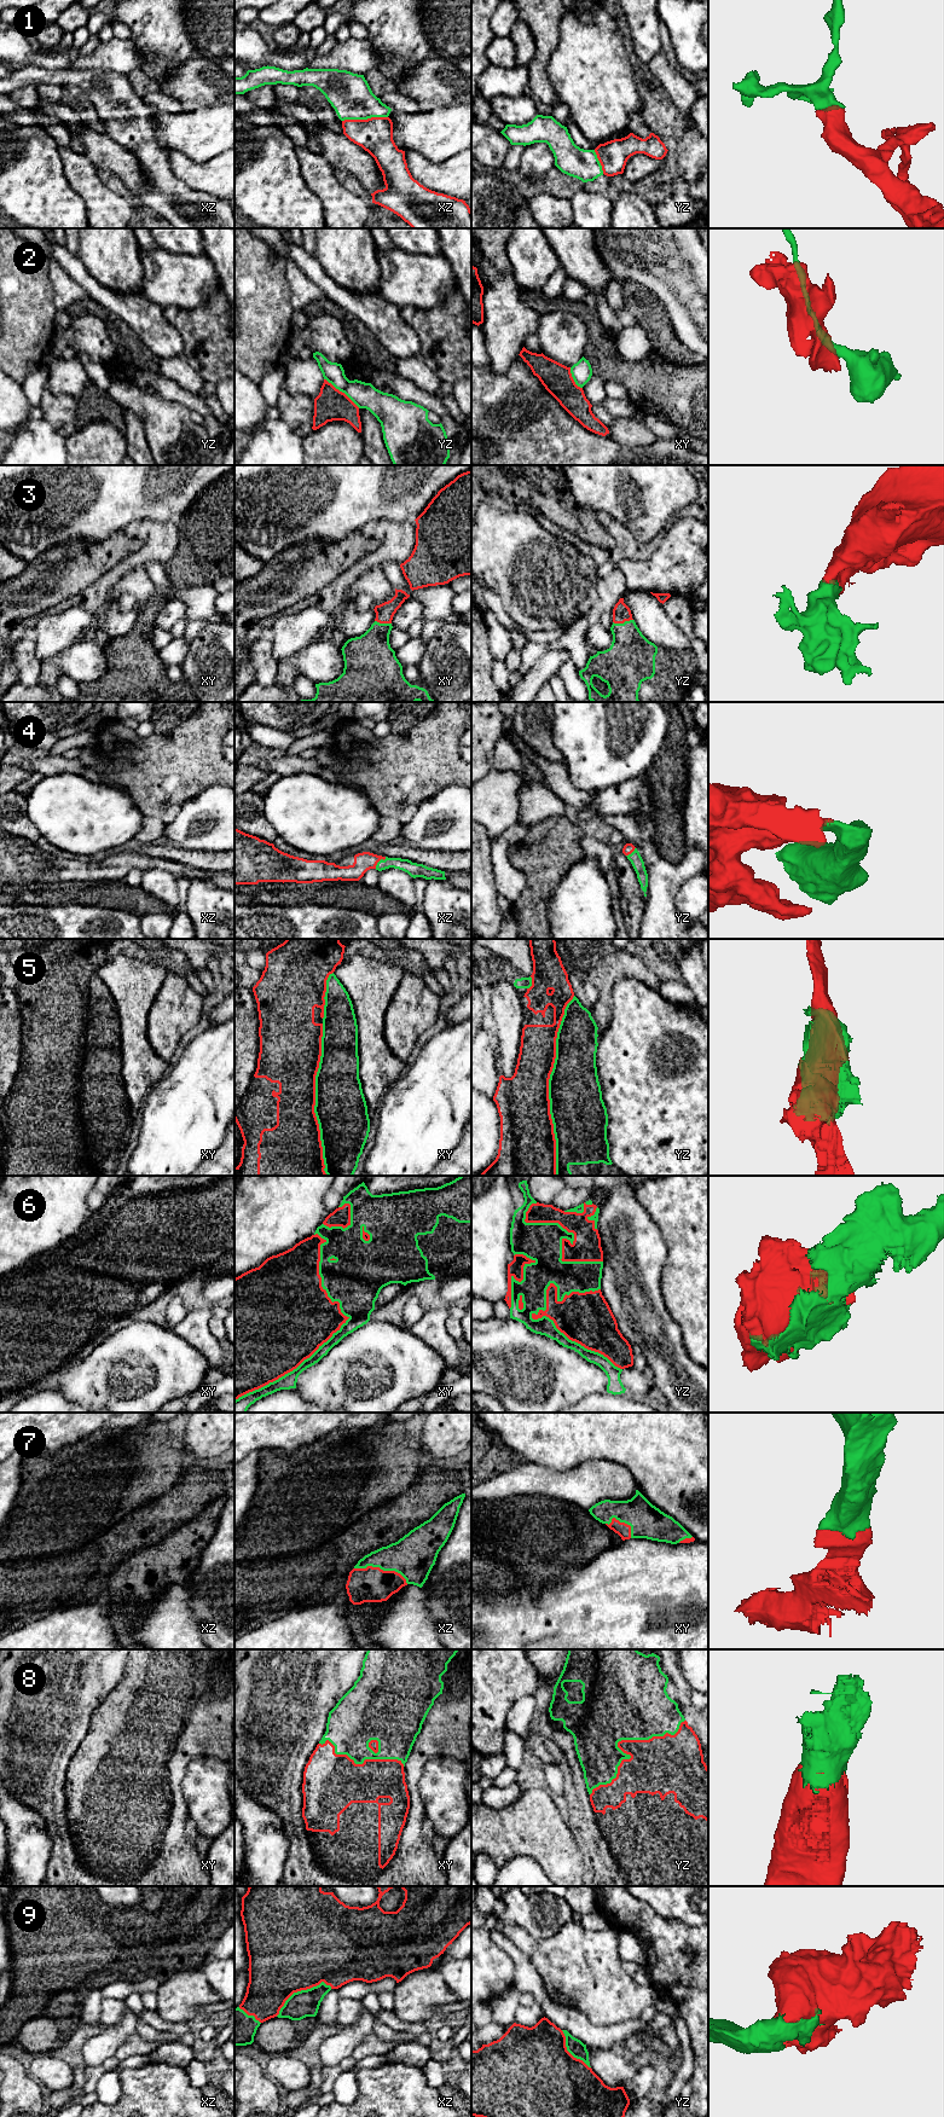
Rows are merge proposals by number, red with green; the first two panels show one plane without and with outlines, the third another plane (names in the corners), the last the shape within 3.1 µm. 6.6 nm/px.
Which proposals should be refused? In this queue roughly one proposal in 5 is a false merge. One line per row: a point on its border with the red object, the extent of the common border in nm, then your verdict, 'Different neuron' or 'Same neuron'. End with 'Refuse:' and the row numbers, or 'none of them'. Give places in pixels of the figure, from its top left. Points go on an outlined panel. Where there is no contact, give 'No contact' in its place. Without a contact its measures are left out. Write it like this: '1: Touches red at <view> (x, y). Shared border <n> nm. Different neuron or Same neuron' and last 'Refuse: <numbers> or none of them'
1: Touches red at xz (364, 120). Shared border 300 nm. Same neuron
2: Touches red at yz (341, 392). Shared border 300 nm. Different neuron
3: Touches red at yz (623, 622). Shared border 140 nm. Same neuron
4: Touches red at xz (378, 860). Shared border 110 nm. Same neuron
5: Touches red at yz (548, 1085). Shared border 1200 nm. Different neuron
6: Touches red at xy (336, 1330). Shared border 1250 nm. Same neuron
7: Touches red at xz (382, 1570). Shared border 380 nm. Same neuron
8: Touches red at yz (618, 1743). Shared border 800 nm. Same neuron
9: Touches red at xz (301, 1989). Shared border 420 nm. Same neuron
Refuse: 2, 5

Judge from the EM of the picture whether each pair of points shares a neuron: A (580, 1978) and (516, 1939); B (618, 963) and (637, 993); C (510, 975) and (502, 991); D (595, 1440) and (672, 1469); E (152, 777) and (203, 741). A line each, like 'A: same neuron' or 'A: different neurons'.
A: same neuron
B: different neurons
C: different neurons
D: same neuron
E: same neuron

